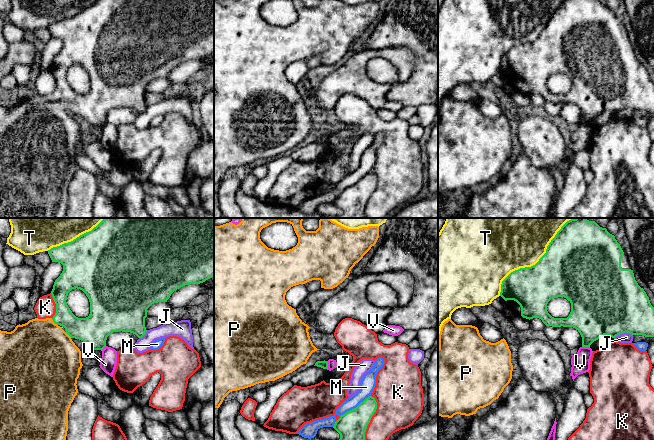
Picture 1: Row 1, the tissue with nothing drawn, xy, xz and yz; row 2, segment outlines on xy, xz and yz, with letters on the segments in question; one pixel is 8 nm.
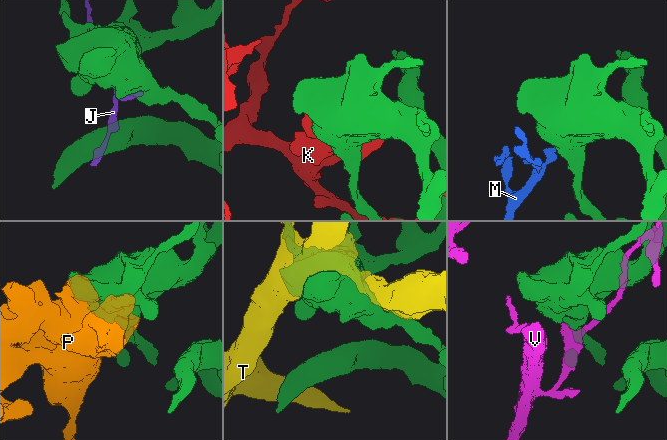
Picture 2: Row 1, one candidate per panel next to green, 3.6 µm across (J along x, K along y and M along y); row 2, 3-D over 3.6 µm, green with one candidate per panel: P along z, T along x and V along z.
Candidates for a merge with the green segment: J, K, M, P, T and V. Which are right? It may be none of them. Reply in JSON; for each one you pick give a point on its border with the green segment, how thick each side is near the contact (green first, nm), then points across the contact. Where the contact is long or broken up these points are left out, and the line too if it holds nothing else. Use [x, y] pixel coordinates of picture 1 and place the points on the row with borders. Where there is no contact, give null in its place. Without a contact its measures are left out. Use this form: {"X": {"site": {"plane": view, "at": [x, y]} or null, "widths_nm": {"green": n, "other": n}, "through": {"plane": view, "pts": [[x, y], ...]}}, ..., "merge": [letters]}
{"P": {"site": {"plane": "xy", "at": [54, 322]}, "widths_nm": {"green": 190, "other": 480}, "through": {"plane": "xy", "pts": [[84, 329], [69, 321], [54, 322], [43, 337], [41, 350]]}}, "merge": ["P"]}

